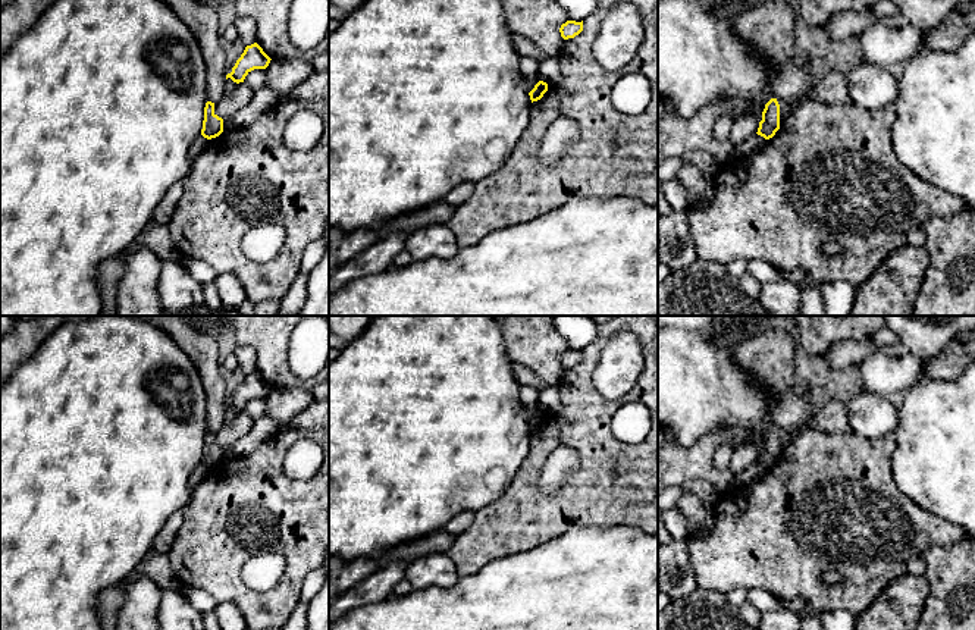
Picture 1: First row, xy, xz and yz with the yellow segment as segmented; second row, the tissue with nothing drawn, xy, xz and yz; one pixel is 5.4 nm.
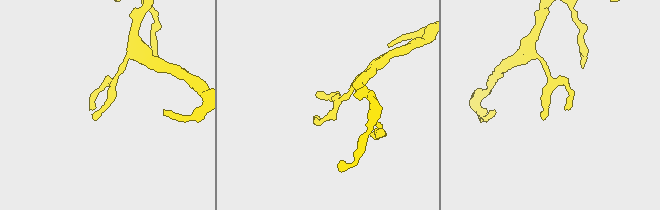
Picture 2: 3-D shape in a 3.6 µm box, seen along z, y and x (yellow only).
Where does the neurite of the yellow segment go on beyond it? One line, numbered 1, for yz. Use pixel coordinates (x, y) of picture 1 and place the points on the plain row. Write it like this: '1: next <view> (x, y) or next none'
1: next none

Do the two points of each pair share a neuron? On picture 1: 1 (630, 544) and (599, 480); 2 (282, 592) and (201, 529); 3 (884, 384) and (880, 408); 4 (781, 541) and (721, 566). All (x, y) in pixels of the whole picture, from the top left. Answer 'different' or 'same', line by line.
1: different
2: same
3: different
4: same

